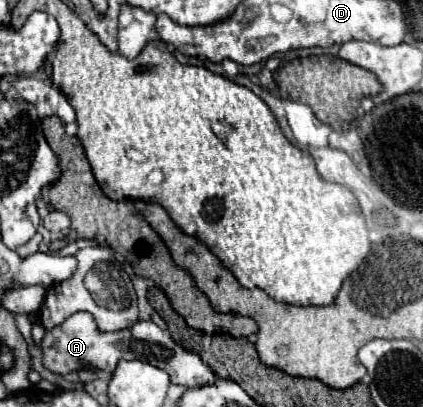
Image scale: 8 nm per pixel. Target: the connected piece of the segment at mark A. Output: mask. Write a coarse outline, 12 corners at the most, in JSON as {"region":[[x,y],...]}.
{"region":[[79,311],[47,331],[45,369],[113,371],[147,361],[171,383],[209,385],[213,371],[153,321],[101,333]]}

